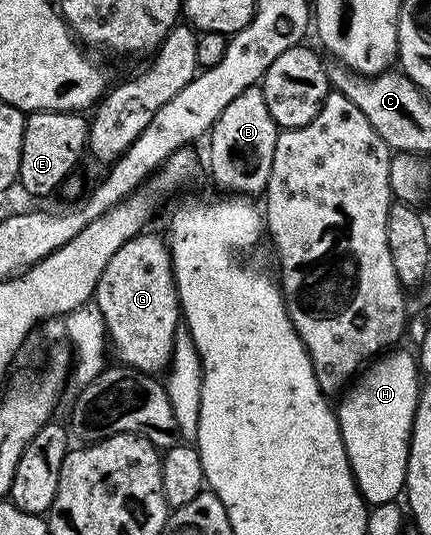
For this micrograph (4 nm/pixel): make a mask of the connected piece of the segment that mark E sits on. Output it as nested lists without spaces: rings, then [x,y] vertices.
[[[31,111],[24,125],[24,146],[20,149],[18,183],[30,195],[42,199],[61,188],[75,174],[74,166],[85,156],[90,142],[90,125],[85,114],[76,111]]]

